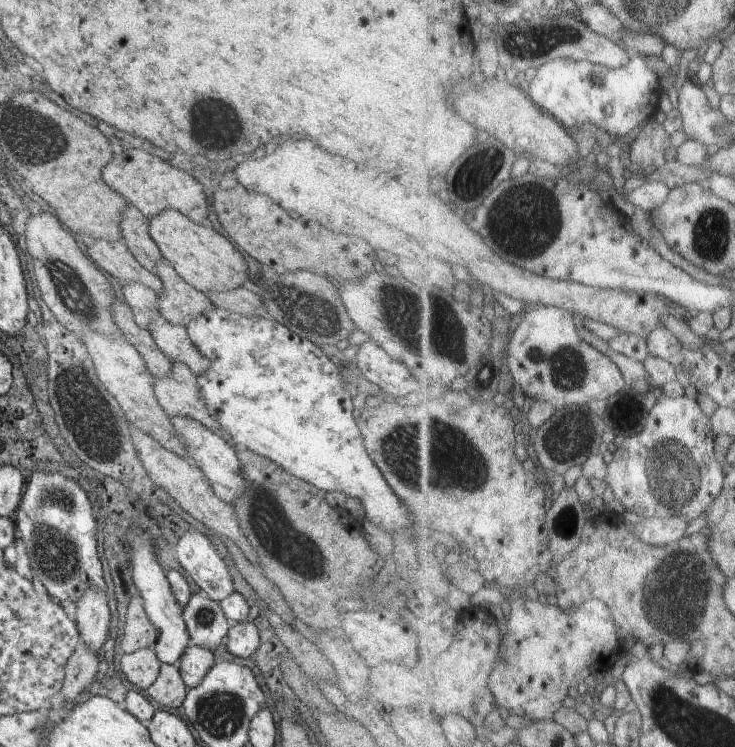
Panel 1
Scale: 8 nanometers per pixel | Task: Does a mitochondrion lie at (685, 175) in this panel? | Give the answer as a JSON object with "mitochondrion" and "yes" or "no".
{"mitochondrion":"no"}

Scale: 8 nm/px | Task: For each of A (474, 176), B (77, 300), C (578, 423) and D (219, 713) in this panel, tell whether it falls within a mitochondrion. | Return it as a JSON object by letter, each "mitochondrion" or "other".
{"A":"mitochondrion","B":"mitochondrion","C":"mitochondrion","D":"mitochondrion"}

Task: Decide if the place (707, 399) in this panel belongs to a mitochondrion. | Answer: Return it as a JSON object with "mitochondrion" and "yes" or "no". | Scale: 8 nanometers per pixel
{"mitochondrion":"no"}

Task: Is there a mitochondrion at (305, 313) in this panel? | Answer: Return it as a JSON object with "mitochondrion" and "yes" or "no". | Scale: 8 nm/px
{"mitochondrion":"yes"}

